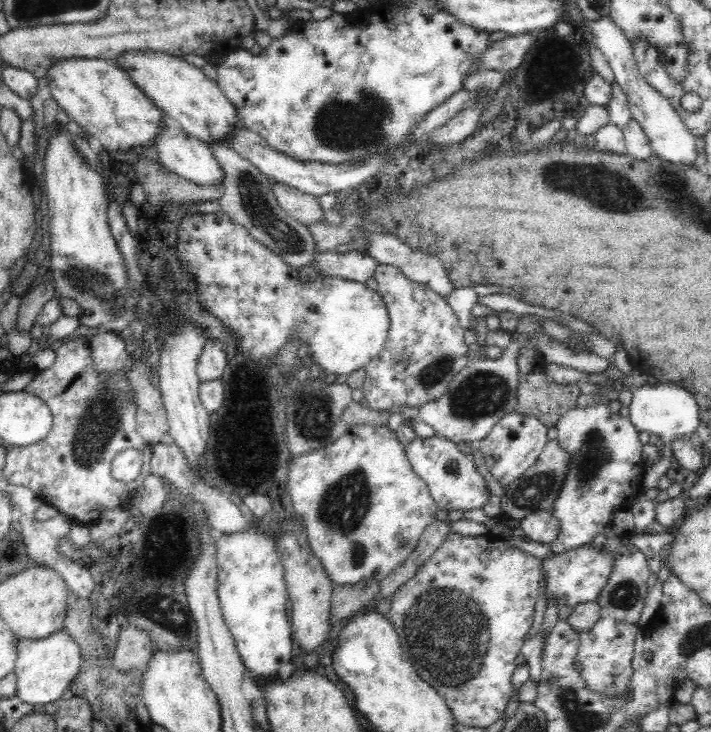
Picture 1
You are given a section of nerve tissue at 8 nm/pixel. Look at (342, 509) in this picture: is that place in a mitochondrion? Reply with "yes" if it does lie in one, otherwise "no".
yes

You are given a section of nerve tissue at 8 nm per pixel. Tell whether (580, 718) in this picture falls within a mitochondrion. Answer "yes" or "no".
yes

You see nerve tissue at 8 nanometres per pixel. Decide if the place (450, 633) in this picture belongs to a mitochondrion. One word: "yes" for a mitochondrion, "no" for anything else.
yes

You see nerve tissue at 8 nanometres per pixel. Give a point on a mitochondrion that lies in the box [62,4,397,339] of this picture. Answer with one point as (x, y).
(257, 205)

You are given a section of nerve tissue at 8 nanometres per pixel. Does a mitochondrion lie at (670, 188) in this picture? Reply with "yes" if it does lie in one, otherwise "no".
yes

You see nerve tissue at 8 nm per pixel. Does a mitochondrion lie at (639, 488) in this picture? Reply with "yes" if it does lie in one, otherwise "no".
no

